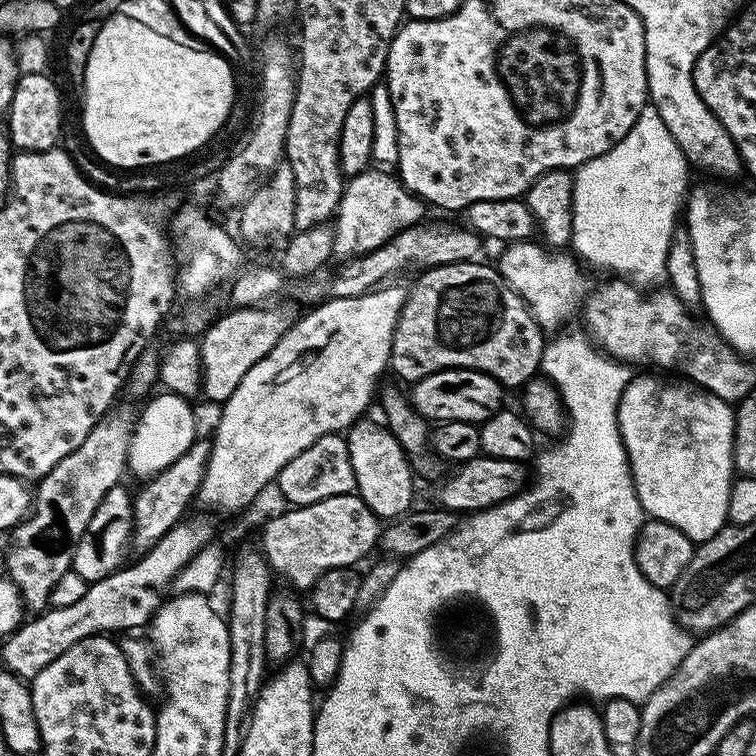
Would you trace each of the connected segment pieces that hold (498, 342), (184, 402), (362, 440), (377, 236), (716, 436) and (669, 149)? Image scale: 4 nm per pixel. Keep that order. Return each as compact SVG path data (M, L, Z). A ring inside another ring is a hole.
M462 260L459 264L439 264L437 268L425 268L419 273L420 277L417 278L416 285L412 289L410 287L407 289L404 305L394 330L392 359L390 361L391 371L396 371L402 379L408 380L407 382L415 382L447 368L473 368L479 372L490 374L498 383L504 385L505 389L512 390L512 388L516 388L516 390L520 390L541 371L540 363L544 357L544 345L546 343L544 329L540 328L536 319L533 318L528 303L504 281L499 267L492 265L491 268L488 264L476 263L472 260Z
M160 390L148 402L144 409L139 409L128 451L127 471L136 476L144 476L143 478L157 476L162 469L169 468L175 460L182 458L182 454L186 454L186 450L190 450L190 446L198 439L196 416L188 405L191 403L185 397Z
M361 418L347 429L346 439L350 450L350 466L354 466L356 492L374 510L381 521L391 522L405 516L413 507L412 491L417 481L414 479L412 465L402 446L383 423Z
M367 170L351 177L344 185L344 193L340 199L340 205L336 207L334 217L334 248L333 257L337 261L353 260L355 256L361 256L367 252L378 250L388 240L393 240L397 233L403 228L412 228L419 225L425 219L424 211L426 205L423 200L419 200L413 192L407 192L404 185L392 172L381 172L379 170Z
M656 376L633 377L619 399L616 417L627 450L635 492L645 515L655 520L664 519L695 543L701 544L720 532L729 521L729 490L734 483L735 409L729 401L718 398L712 392L689 381L677 381L670 382Z
M645 106L642 114L638 118L638 122L634 122L634 126L626 134L626 138L622 138L617 144L606 154L602 154L598 158L586 161L580 165L574 172L574 210L572 211L572 239L570 248L573 253L589 269L597 268L598 271L604 272L600 274L611 274L616 278L623 278L637 286L645 286L644 284L652 284L648 286L656 286L666 277L666 254L672 245L672 235L676 233L678 221L676 215L681 215L682 205L686 200L686 193L690 188L690 179L688 180L688 172L690 173L690 165L688 160L682 154L682 150L678 146L678 142L674 142L674 138L670 138L670 130L666 130L666 122L662 122L662 118L658 114L658 110L651 106Z

